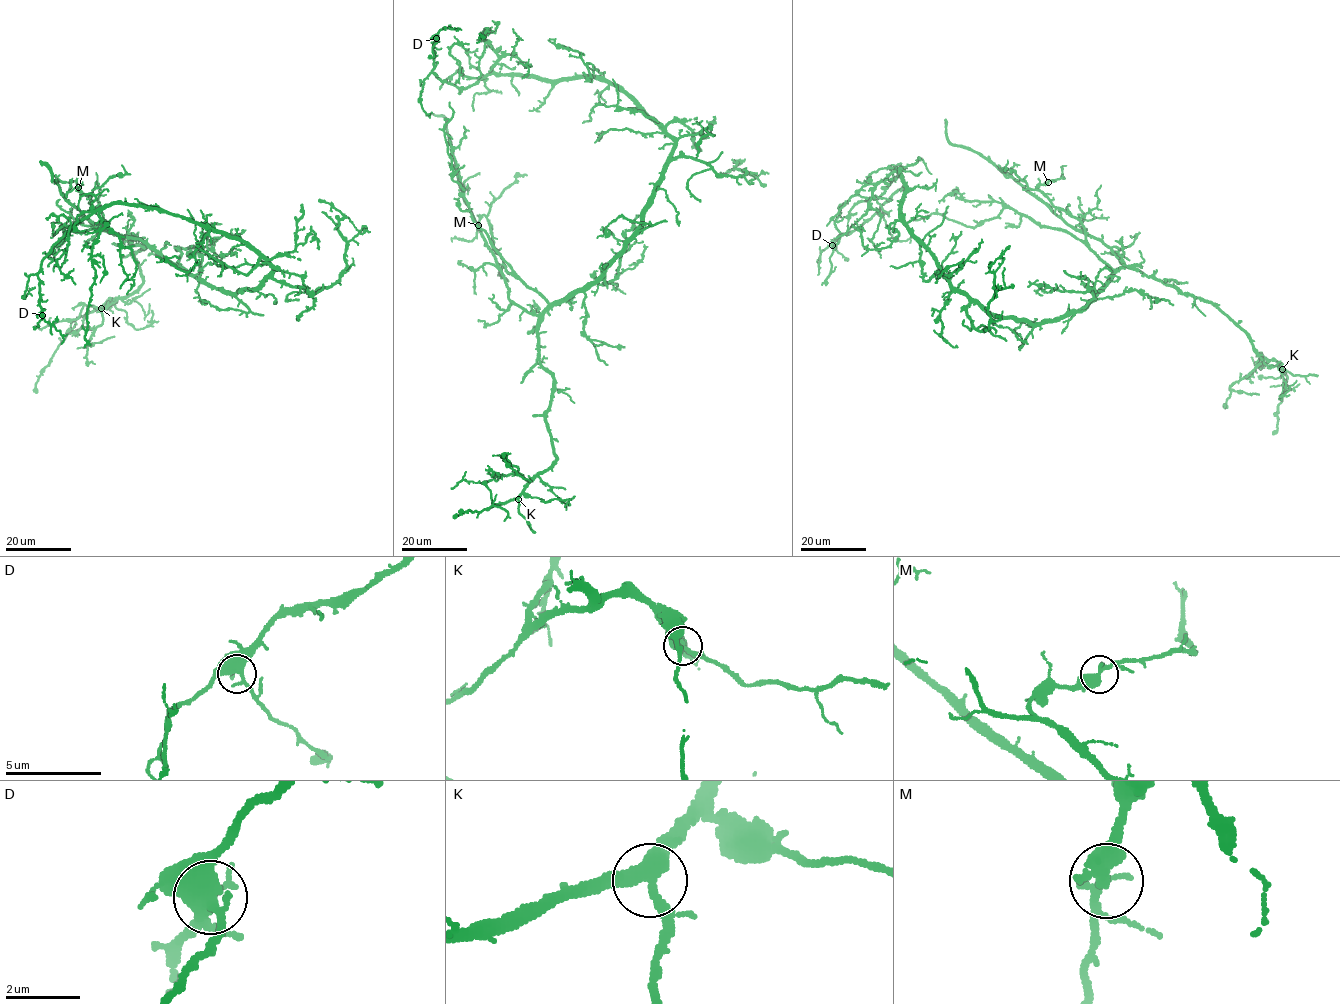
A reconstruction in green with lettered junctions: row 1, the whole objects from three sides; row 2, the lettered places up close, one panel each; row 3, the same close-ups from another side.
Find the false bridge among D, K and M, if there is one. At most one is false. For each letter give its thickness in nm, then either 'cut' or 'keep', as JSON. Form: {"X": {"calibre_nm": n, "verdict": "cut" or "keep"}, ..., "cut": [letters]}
{"D": {"calibre_nm": 440, "verdict": "keep"}, "K": {"calibre_nm": 380, "verdict": "keep"}, "M": {"calibre_nm": 320, "verdict": "keep"}, "cut": []}

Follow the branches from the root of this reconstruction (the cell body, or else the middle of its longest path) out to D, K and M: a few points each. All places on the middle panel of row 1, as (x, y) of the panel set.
D: (642, 216), (674, 141), (632, 99), (604, 81), (581, 77), (491, 73), (460, 88), (432, 70), (436, 38)
K: (642, 216), (636, 234), (606, 270), (539, 320), (538, 359), (553, 379), (545, 422), (556, 459), (517, 498)
M: (642, 216), (636, 234), (606, 270), (550, 303), (507, 272), (484, 215), (478, 225)

